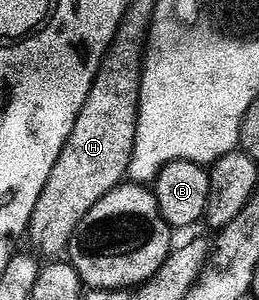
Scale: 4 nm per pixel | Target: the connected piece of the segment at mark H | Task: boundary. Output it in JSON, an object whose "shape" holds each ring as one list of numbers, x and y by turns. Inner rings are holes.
{"shape":[[83,113,78,117,28,222,28,236,46,259,59,258,69,250,73,235,90,208,101,204,106,193,129,174,135,149,136,121,90,114]]}

